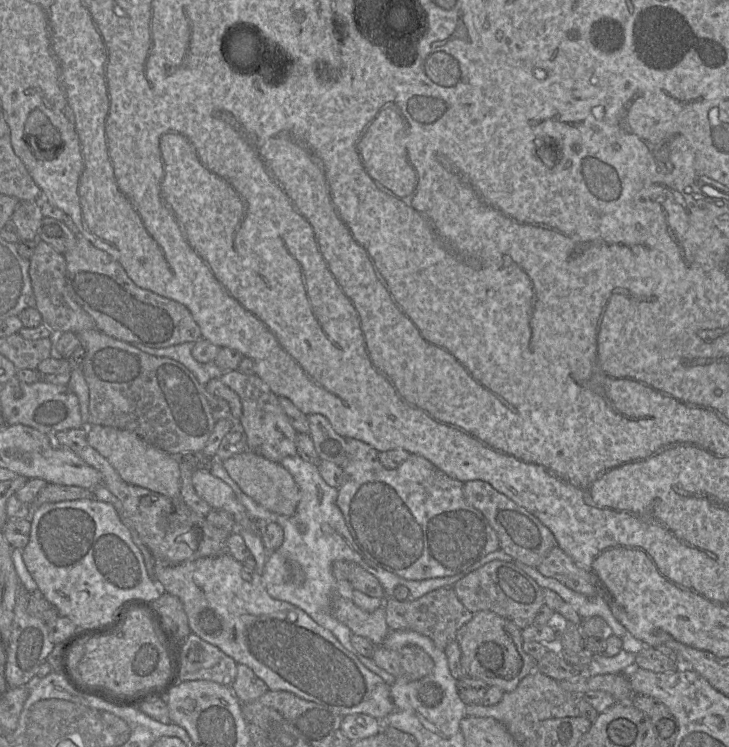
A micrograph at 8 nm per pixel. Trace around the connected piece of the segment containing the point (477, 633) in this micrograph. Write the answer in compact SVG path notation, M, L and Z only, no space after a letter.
M479 611L456 633L461 649L461 664L465 674L497 686L504 692L514 691L521 680L536 670L535 659L522 647L521 630L513 621L494 612Z

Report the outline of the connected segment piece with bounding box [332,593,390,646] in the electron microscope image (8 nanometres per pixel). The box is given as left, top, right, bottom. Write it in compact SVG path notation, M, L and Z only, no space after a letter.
M335 593L332 614L348 626L353 634L367 638L375 646L382 645L390 631L386 622L385 603L373 612L367 612L359 608L353 600Z

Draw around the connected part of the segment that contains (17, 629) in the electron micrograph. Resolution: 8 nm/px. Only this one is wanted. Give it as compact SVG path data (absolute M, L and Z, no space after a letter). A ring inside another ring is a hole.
M19 587L14 607L14 619L6 651L5 679L8 688L26 686L35 677L40 666L46 662L55 644L50 640L46 622L31 616L27 612L29 592Z

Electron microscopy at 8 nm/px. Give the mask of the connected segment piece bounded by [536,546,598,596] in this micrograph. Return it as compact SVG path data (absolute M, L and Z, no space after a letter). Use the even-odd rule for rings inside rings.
M559 546L554 547L536 568L542 575L555 578L585 596L598 594L589 572L579 567Z

